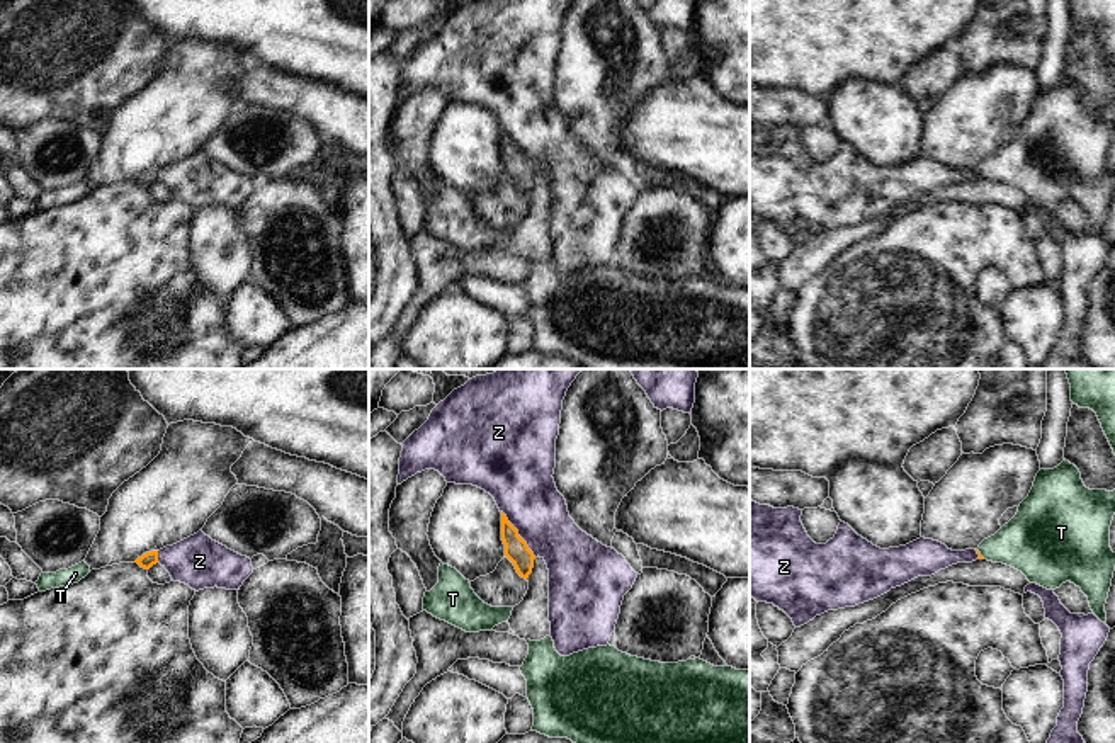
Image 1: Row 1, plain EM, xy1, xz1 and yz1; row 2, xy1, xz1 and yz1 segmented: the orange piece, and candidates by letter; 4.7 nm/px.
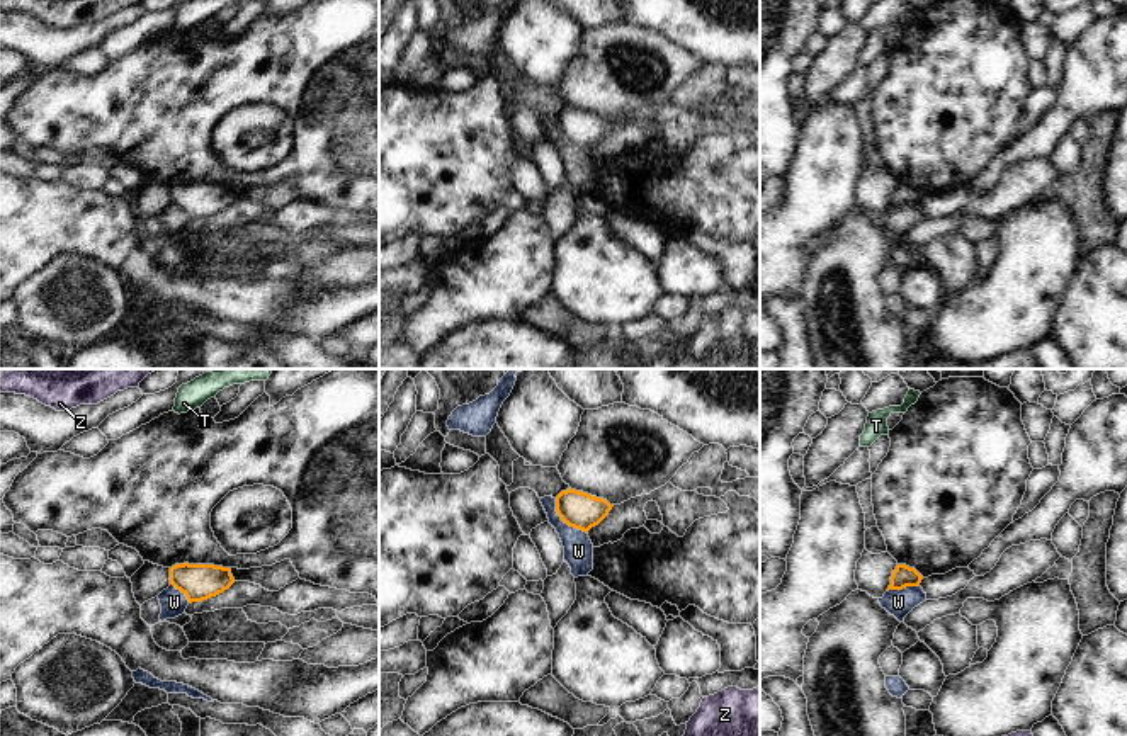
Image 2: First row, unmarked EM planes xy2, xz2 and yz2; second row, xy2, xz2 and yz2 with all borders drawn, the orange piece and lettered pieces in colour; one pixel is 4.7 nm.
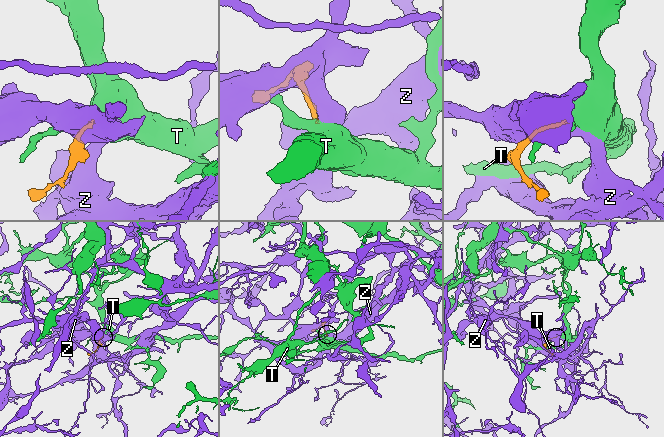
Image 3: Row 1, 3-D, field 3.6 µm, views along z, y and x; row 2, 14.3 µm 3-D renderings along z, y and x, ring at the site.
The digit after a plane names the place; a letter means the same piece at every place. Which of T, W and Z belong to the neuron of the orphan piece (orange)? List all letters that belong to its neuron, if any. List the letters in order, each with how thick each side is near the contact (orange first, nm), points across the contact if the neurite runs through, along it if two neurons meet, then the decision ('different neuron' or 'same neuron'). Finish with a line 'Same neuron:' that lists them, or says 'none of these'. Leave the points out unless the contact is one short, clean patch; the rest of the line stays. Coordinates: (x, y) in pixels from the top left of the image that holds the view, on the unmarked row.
T: 20/280 nm | across yz1 (976, 169), (979, 174), (986, 169), (1030, 162) | same neuron
W: 170/140 nm | along xz2 (555, 118), (558, 135), (587, 153) | different neuron
Z: 110/300 nm | different neuron
Same neuron: T

